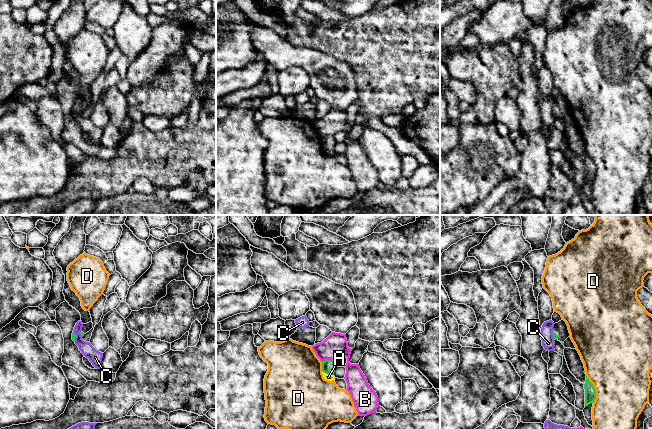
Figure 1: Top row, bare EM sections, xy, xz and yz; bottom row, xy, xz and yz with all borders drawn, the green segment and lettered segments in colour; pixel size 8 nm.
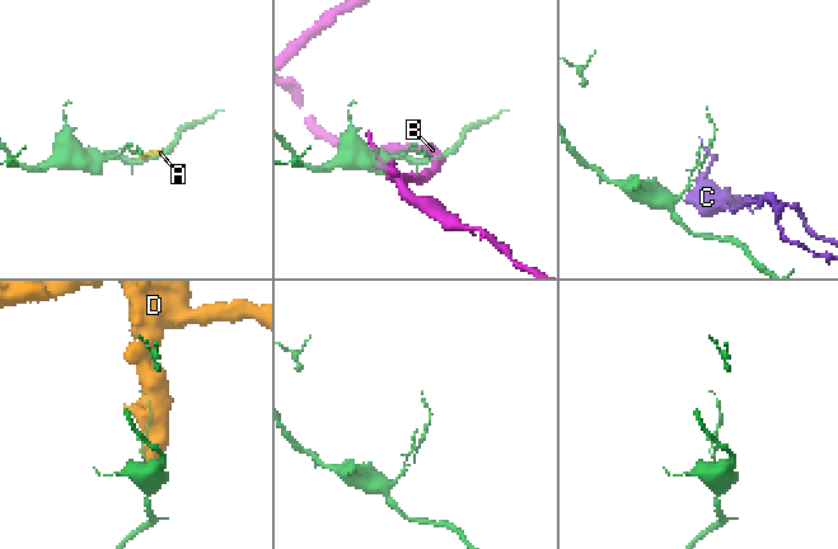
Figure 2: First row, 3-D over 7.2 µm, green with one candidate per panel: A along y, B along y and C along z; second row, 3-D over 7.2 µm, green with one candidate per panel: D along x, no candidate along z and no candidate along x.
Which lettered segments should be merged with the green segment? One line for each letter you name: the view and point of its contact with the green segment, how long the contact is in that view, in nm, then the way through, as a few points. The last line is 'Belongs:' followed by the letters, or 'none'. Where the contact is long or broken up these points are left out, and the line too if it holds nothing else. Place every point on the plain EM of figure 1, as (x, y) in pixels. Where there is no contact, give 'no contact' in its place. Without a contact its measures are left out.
Belongs: none

